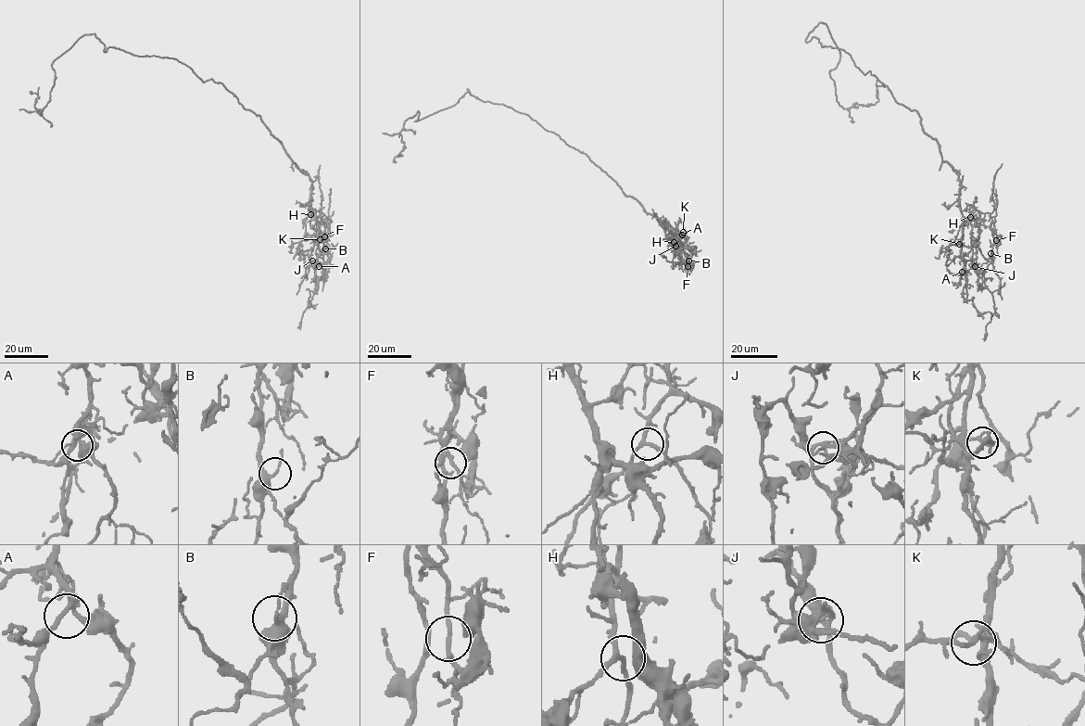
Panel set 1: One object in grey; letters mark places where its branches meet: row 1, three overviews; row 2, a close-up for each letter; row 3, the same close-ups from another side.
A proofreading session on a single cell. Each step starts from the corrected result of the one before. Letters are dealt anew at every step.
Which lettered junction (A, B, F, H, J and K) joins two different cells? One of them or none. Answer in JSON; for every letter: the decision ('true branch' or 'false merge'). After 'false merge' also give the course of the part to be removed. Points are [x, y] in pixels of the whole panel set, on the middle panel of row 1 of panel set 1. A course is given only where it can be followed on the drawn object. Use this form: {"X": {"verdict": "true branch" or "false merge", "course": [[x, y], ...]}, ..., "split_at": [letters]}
{"A": {"verdict": "true branch"}, "B": {"verdict": "true branch"}, "F": {"verdict": "true branch"}, "H": {"verdict": "true branch"}, "J": {"verdict": "false merge", "course": [[675, 246], [670, 242], [660, 222], [668, 226], [668, 237], [684, 264], [685, 261], [682, 264], [683, 272]]}, "K": {"verdict": "true branch"}, "split_at": ["J"]}

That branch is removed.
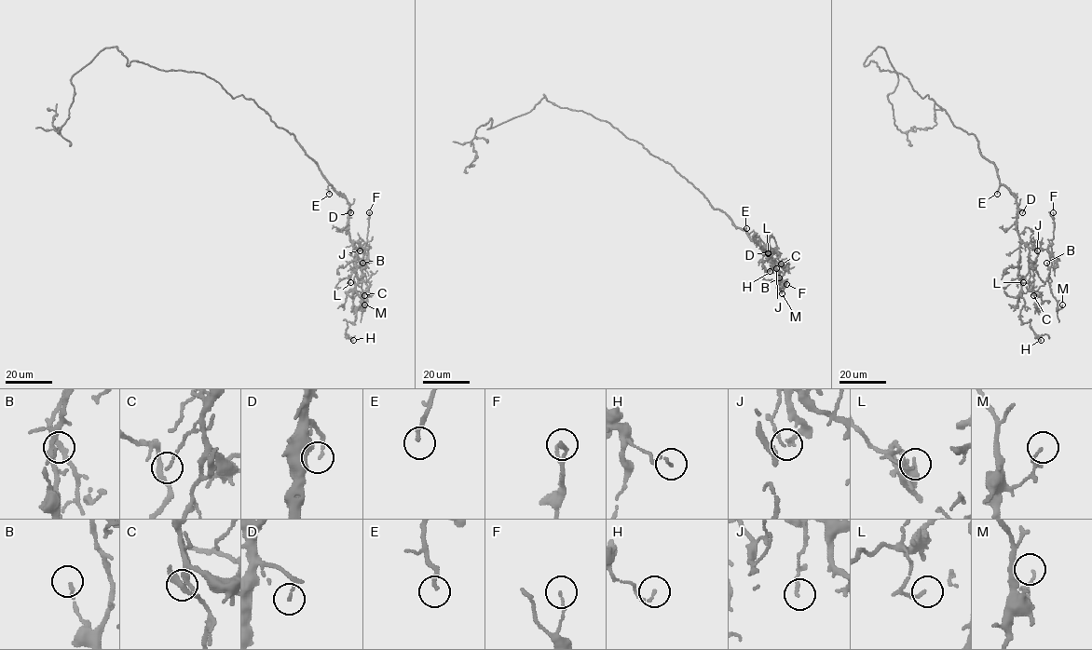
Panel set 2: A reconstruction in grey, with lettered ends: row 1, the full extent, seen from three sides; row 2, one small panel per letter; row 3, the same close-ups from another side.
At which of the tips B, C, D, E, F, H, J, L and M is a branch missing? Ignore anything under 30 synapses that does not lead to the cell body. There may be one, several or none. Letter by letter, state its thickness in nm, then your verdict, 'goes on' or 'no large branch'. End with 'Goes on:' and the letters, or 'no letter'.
B: calibre 120 nm; no large branch
C: calibre 110 nm; no large branch
D: calibre 130 nm; goes on
E: calibre 150 nm; no large branch
F: calibre 130 nm; no large branch
H: calibre 110 nm; no large branch
J: calibre 130 nm; no large branch
L: calibre 110 nm; no large branch
M: calibre 70 nm; no large branch
Goes on: D

